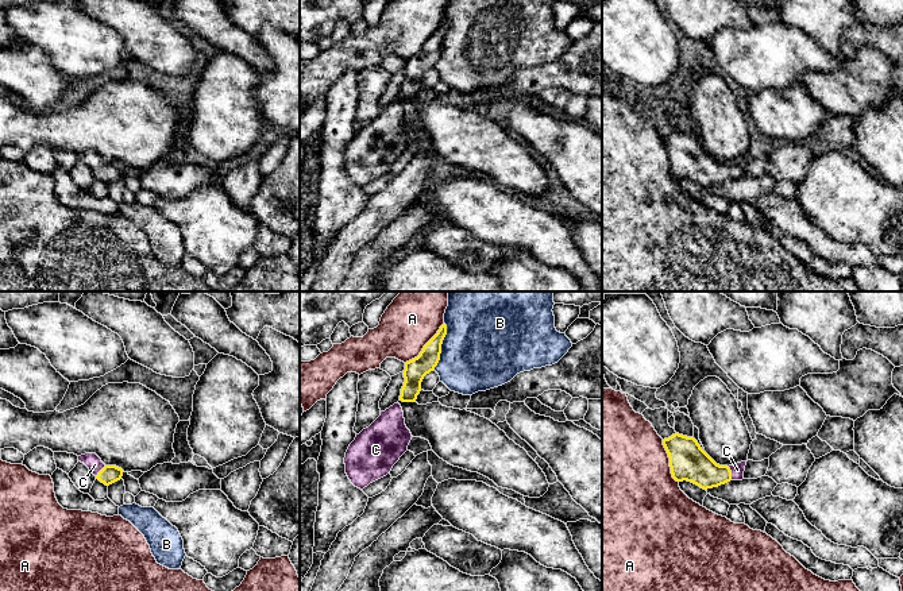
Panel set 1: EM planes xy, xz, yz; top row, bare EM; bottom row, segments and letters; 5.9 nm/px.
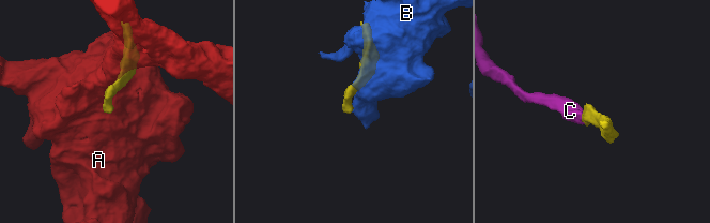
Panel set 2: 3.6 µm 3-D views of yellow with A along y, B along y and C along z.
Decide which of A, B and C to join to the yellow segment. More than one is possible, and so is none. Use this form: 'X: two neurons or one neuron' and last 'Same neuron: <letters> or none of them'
A: two neurons
B: two neurons
C: one neuron
Same neuron: C

